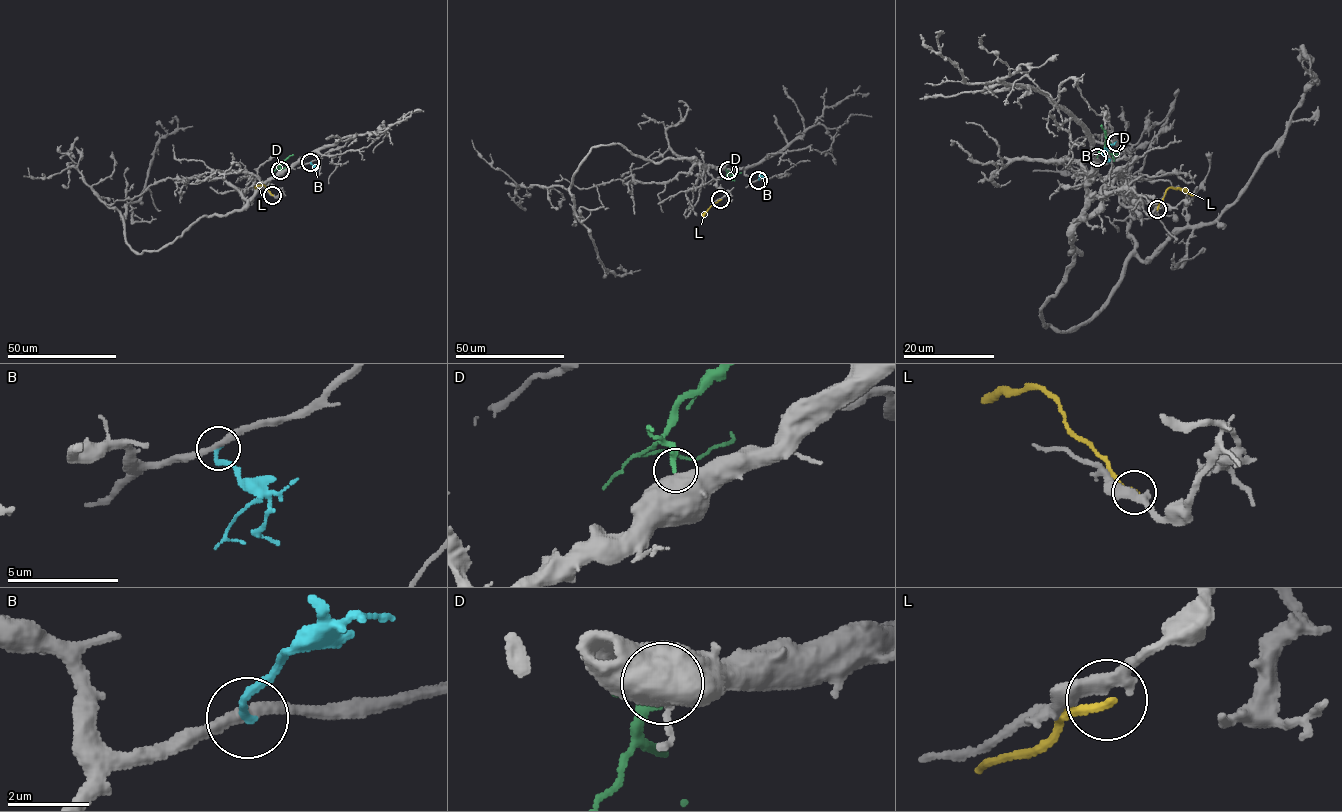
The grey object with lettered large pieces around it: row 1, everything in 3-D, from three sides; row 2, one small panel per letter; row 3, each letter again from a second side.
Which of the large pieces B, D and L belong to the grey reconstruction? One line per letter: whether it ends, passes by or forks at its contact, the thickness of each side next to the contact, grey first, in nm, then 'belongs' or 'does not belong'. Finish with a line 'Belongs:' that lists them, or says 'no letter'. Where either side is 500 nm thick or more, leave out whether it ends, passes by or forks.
B: it ends | 280/200 nm | does not belong
D: 500/220 nm | does not belong
L: it ends | 400/220 nm | does not belong
Belongs: no letter

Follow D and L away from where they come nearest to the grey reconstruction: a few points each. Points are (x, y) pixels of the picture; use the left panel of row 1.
D: (280, 170), (281, 163), (293, 154)
L: (273, 195), (263, 185), (255, 188)

